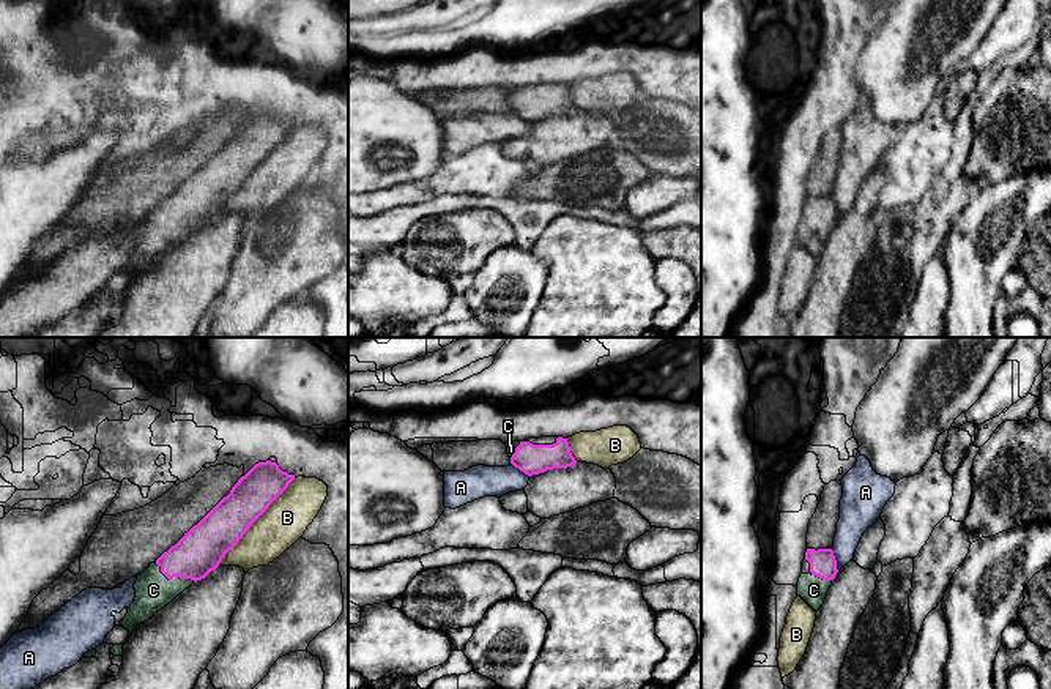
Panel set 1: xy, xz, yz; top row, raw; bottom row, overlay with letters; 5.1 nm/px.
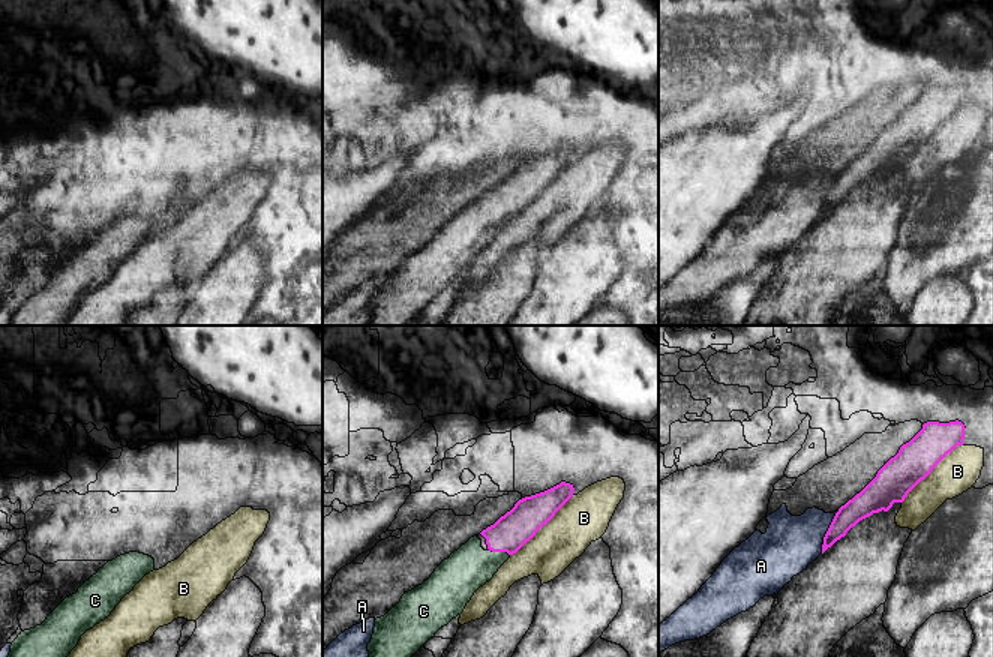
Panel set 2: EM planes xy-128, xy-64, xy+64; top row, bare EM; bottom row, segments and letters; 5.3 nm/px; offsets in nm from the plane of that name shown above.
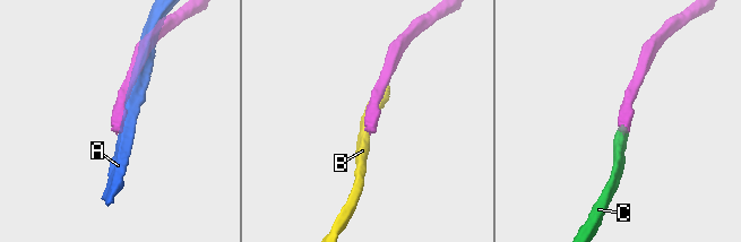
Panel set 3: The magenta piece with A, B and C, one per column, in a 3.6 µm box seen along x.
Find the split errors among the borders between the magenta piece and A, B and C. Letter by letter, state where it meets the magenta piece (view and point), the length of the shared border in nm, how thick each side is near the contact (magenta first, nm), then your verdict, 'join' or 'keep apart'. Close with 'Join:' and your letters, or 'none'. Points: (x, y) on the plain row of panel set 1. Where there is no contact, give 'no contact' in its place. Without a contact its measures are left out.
A: yz (835, 207) | 120 nm | 140/170 nm | keep apart
B: xy (254, 167) | 600 nm | 220/220 nm | keep apart
C: xy (174, 223) | 220 nm | 240/190 nm | join
Join: C

